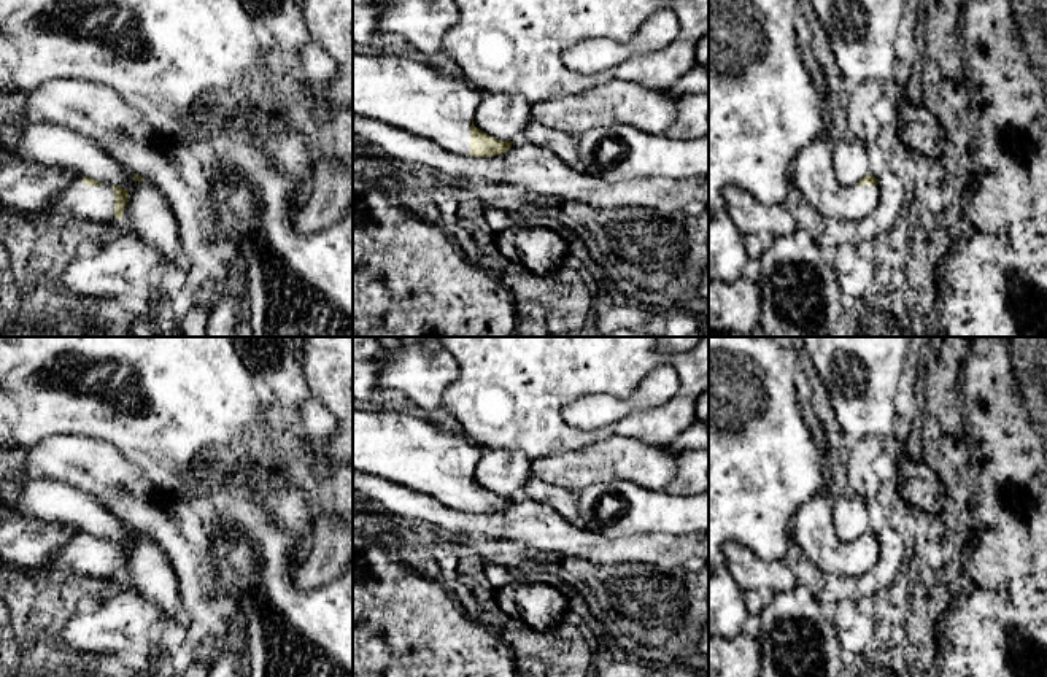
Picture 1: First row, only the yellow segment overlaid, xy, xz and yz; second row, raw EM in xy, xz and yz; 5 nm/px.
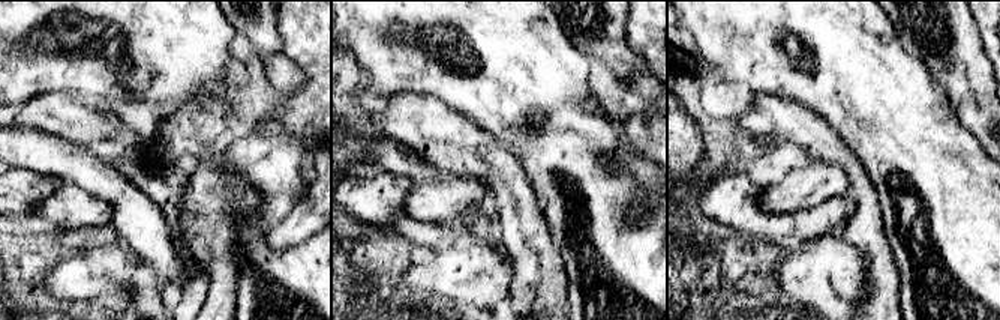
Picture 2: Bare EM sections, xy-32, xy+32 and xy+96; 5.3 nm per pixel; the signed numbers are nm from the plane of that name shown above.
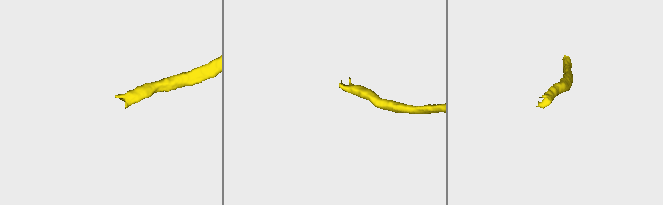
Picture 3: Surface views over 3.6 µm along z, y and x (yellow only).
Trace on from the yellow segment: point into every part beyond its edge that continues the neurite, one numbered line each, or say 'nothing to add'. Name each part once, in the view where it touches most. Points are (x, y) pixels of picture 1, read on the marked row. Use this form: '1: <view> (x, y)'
1: xz (394, 89)

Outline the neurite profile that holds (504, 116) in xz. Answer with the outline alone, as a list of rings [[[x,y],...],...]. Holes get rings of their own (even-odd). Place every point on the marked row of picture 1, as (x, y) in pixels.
[[[483,94],[473,126],[500,141],[518,141],[532,121],[532,103],[513,94]]]

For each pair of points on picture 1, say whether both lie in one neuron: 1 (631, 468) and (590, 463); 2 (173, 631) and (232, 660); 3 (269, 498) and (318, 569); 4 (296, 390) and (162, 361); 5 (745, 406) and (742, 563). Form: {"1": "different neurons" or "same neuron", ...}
{"1": "same neuron", "2": "different neurons", "3": "different neurons", "4": "different neurons", "5": "different neurons"}

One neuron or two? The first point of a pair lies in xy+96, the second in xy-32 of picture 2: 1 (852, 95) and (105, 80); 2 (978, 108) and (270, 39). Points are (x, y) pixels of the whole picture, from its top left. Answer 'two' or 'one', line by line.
1: one
2: one

